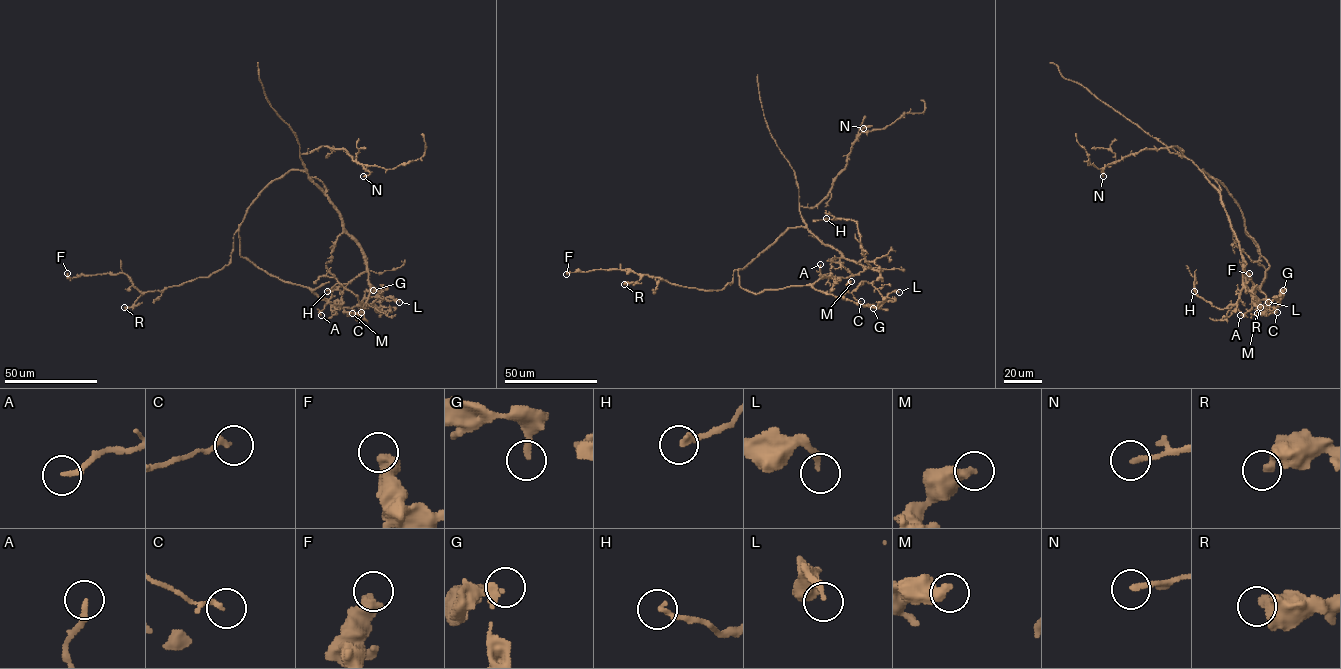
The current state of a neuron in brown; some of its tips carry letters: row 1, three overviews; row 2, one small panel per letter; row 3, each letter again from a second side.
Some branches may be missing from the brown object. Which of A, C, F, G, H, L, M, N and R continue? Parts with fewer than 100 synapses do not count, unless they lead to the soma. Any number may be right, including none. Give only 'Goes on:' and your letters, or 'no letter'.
Goes on: no letter

